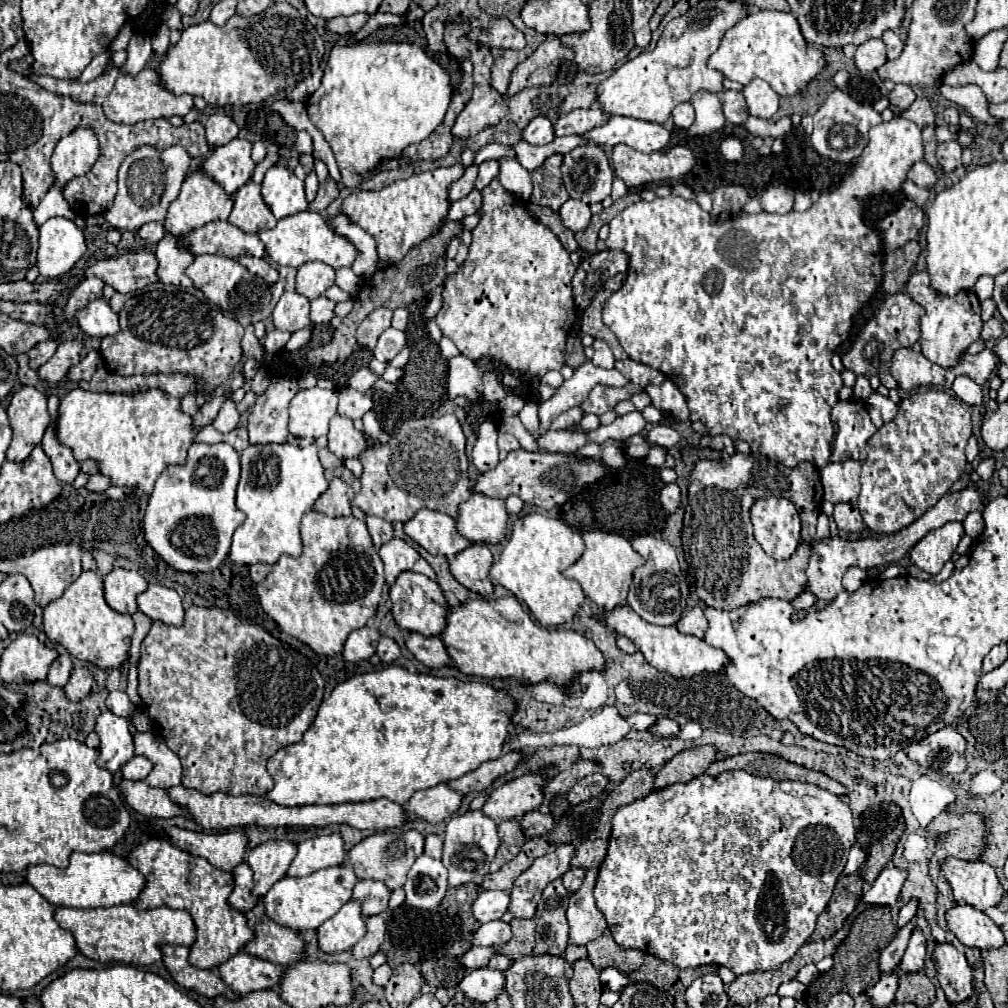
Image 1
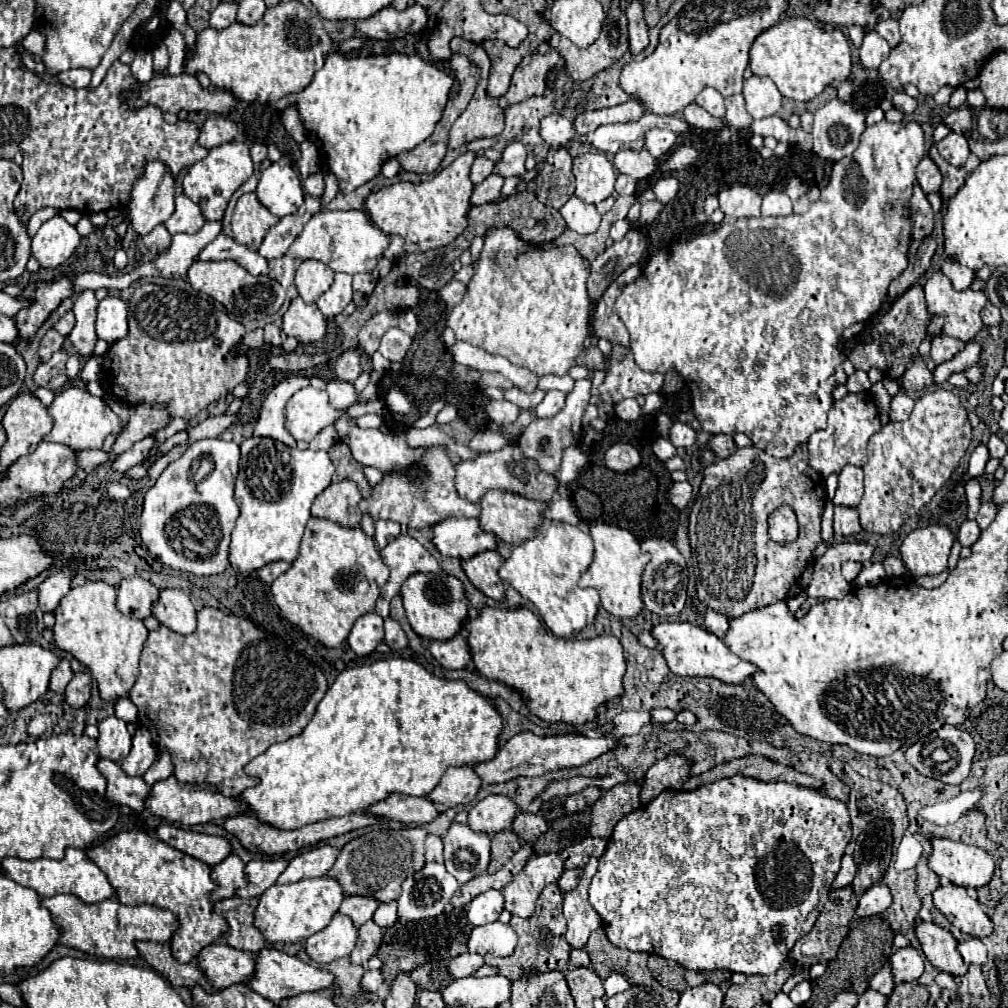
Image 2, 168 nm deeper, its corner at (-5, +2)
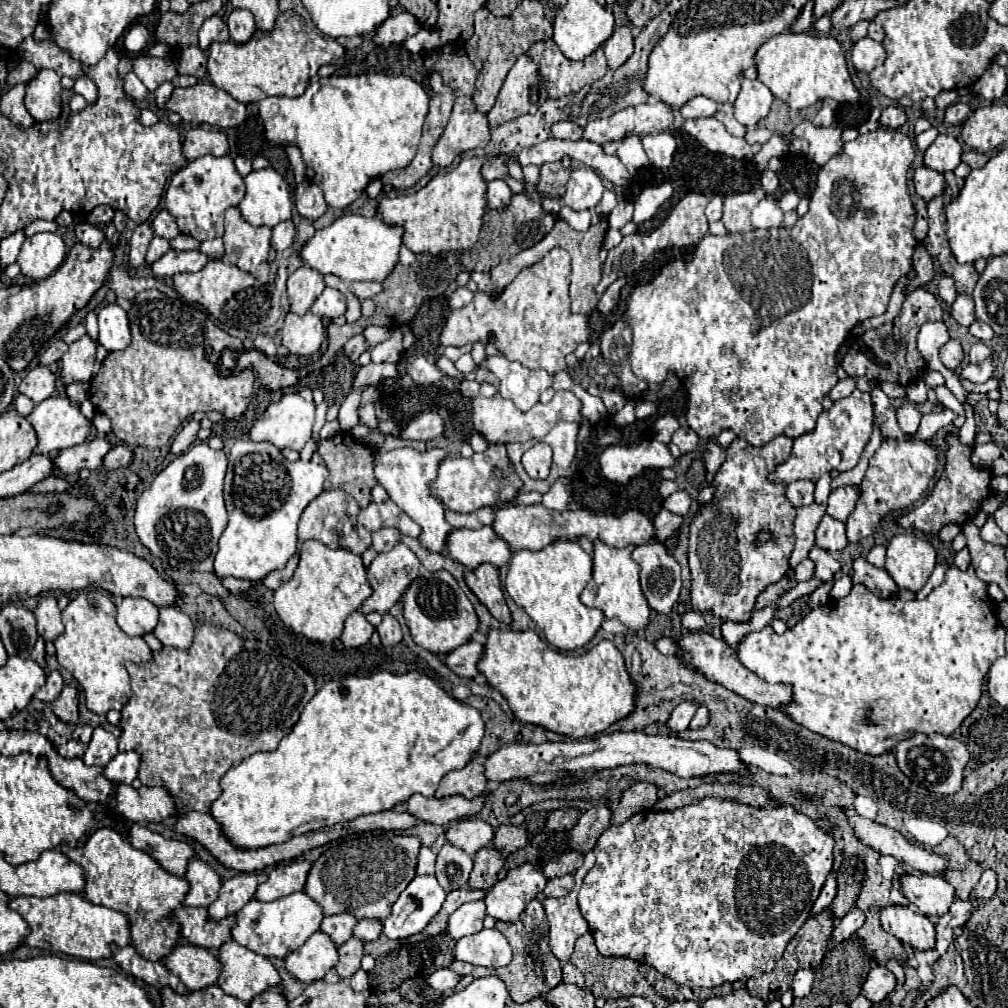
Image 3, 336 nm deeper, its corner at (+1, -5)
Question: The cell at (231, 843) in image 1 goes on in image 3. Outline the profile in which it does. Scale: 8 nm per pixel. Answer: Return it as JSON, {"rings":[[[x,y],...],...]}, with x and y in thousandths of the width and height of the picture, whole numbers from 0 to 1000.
{"rings":[[[132,817],[128,821],[128,835],[132,841],[146,845],[158,859],[172,869],[182,869],[186,855],[191,853],[191,841],[178,833],[166,833],[144,819]]]}

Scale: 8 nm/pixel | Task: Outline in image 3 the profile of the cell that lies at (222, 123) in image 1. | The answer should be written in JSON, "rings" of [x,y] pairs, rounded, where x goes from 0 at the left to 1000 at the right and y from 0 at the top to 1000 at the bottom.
{"rings":[[[195,125],[184,133],[182,155],[186,159],[193,159],[203,153],[209,153],[209,155],[225,155],[227,153],[227,143],[225,143],[223,131],[211,129],[205,125]]]}

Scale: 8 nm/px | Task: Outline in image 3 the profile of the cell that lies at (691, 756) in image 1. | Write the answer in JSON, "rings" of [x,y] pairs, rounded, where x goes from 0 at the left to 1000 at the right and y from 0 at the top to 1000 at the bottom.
{"rings":[[[632,776],[622,782],[606,808],[606,819],[614,819],[628,808],[644,804],[652,796],[652,780],[644,776]]]}

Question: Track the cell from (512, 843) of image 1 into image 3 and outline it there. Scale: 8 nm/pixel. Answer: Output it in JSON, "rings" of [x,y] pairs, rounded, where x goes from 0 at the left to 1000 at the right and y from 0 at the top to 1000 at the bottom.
{"rings":[[[487,839],[477,841],[469,851],[469,863],[463,875],[465,881],[467,883],[485,883],[493,875],[493,867],[497,861],[499,861],[497,847]]]}

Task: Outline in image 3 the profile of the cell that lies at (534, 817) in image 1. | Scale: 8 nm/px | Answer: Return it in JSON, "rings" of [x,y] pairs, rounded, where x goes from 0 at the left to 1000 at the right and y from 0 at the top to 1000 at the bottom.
{"rings":[[[497,817],[491,823],[489,829],[489,841],[495,843],[497,847],[507,847],[523,837],[523,825],[517,819],[509,817]]]}

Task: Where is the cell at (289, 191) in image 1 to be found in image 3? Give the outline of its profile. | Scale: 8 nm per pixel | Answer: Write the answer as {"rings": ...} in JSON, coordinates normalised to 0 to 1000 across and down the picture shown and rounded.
{"rings":[[[271,167],[249,171],[243,175],[243,196],[237,202],[239,214],[249,224],[275,224],[289,216],[289,190],[287,183]]]}

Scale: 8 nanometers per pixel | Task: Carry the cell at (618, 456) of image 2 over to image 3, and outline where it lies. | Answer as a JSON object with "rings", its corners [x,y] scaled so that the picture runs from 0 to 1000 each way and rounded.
{"rings":[[[640,437],[630,444],[604,442],[596,450],[596,466],[606,478],[622,478],[638,468],[638,464],[662,464],[670,460],[662,440],[652,437]]]}

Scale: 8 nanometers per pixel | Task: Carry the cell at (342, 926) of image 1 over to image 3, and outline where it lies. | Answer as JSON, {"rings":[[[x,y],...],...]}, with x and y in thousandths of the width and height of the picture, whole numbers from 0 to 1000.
{"rings":[[[313,925],[299,940],[283,948],[283,960],[297,974],[313,974],[322,968],[336,952],[334,940],[320,925]]]}

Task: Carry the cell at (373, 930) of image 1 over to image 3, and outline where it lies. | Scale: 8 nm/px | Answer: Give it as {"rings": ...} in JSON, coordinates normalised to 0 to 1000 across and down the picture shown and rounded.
{"rings":[[[348,931],[336,938],[336,954],[330,958],[330,962],[336,966],[336,970],[344,972],[356,962],[358,950],[360,950],[360,935]]]}

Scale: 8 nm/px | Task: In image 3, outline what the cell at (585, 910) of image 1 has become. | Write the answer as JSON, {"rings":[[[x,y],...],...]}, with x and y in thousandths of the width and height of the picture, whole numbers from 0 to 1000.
{"rings":[[[584,843],[580,847],[580,855],[576,861],[572,861],[570,865],[570,881],[557,891],[537,891],[535,895],[541,901],[543,907],[543,915],[545,915],[545,940],[549,944],[549,948],[557,954],[563,954],[570,933],[574,929],[578,929],[580,925],[584,925],[582,913],[576,909],[576,903],[572,899],[572,885],[578,877],[580,867],[588,861],[590,857],[590,847]]]}

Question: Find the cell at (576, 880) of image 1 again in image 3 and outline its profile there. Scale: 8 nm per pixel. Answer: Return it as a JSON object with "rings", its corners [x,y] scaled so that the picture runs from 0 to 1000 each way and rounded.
{"rings":[[[557,869],[557,871],[547,871],[539,883],[539,889],[561,889],[568,883],[568,869]]]}

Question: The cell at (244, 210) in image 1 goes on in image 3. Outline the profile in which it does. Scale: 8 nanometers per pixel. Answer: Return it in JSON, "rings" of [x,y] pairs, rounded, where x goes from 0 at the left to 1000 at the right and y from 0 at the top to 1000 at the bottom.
{"rings":[[[237,206],[223,210],[223,258],[237,268],[251,272],[259,260],[265,260],[269,248],[269,226],[249,224],[241,218]]]}

